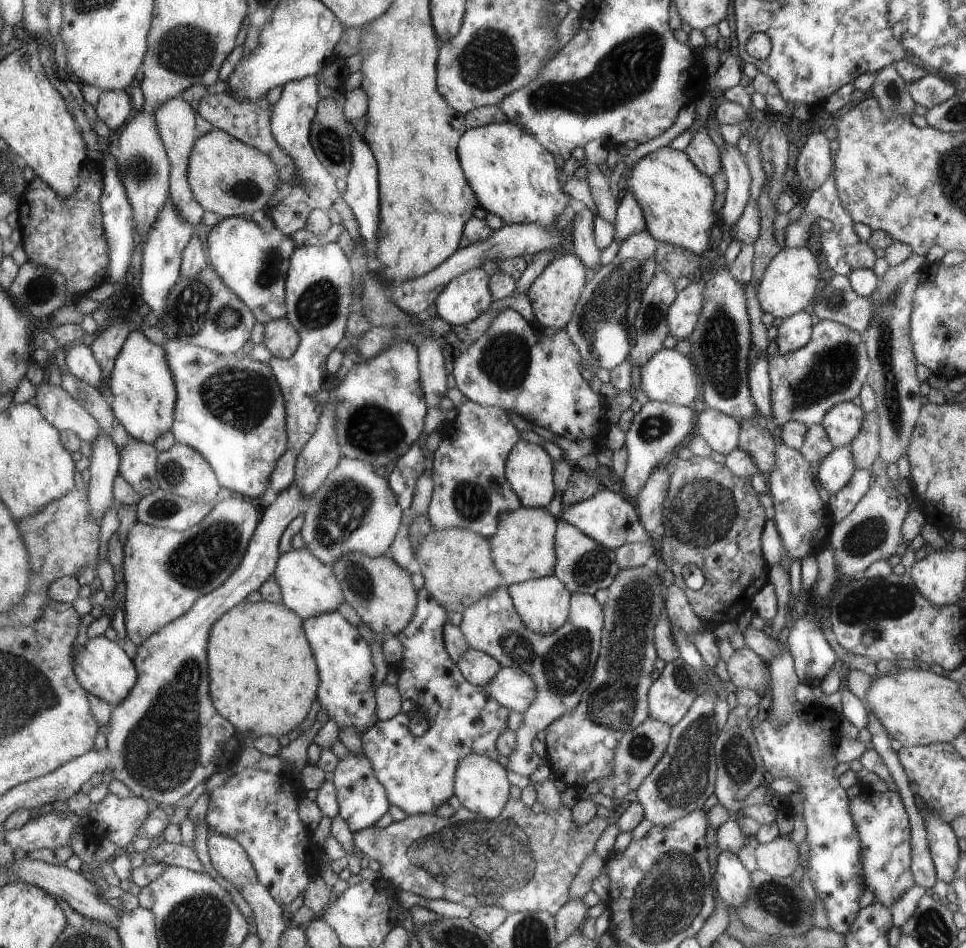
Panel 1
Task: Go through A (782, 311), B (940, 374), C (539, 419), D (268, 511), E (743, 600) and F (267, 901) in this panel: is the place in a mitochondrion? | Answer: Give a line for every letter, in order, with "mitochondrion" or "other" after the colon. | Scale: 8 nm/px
A: other
B: other
C: other
D: other
E: other
F: other

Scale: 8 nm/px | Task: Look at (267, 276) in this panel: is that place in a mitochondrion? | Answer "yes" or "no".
yes

